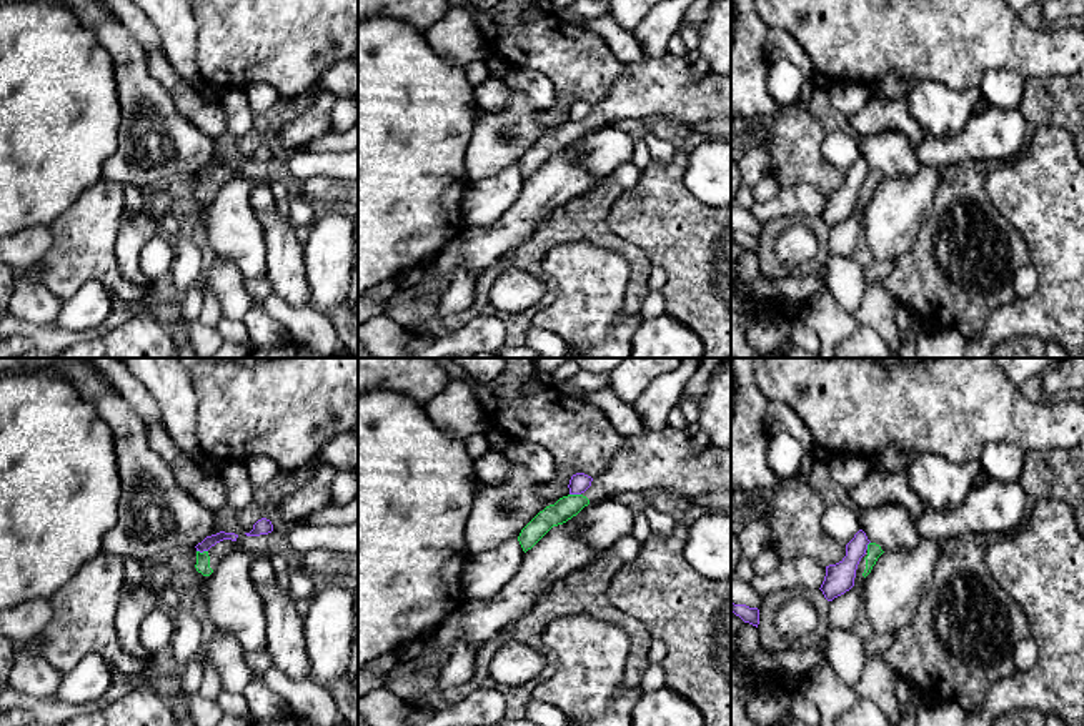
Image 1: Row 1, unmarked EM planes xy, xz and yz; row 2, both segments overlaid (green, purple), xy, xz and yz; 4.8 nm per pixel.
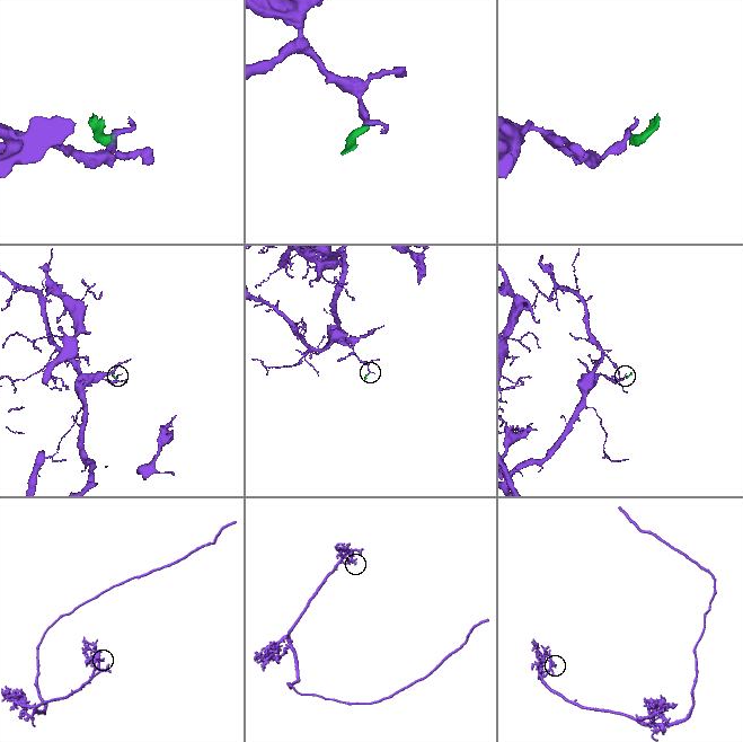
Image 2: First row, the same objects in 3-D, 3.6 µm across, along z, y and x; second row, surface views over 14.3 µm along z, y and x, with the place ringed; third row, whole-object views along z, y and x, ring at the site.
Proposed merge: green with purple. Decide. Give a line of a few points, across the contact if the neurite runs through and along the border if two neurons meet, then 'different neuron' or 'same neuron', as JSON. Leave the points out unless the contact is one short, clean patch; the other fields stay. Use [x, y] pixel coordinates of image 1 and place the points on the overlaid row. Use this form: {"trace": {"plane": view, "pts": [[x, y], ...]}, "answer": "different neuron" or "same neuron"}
{"trace": {"plane": "xy", "pts": [[197, 550], [207, 551]]}, "answer": "different neuron"}

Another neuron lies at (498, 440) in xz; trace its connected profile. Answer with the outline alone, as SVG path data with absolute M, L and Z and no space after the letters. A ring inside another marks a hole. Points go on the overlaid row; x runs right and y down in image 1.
M491 426L486 433L486 441L490 445L490 450L496 453L506 453L506 450L515 443L513 438L510 438L503 430Z

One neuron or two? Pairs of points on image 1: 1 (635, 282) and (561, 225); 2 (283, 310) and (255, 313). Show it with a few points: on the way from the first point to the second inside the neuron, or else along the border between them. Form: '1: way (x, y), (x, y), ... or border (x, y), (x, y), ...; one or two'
1: way (633, 258), (620, 245), (585, 225); one
2: border (260, 303), (288, 330), (292, 340); two

